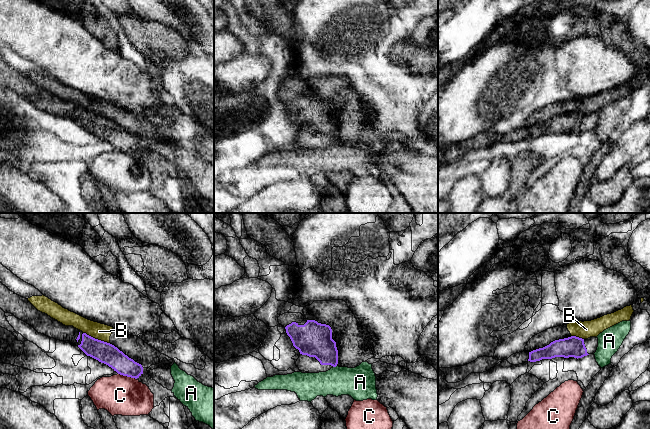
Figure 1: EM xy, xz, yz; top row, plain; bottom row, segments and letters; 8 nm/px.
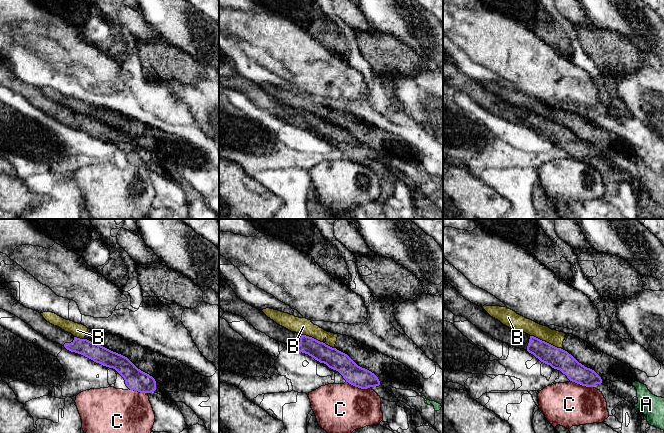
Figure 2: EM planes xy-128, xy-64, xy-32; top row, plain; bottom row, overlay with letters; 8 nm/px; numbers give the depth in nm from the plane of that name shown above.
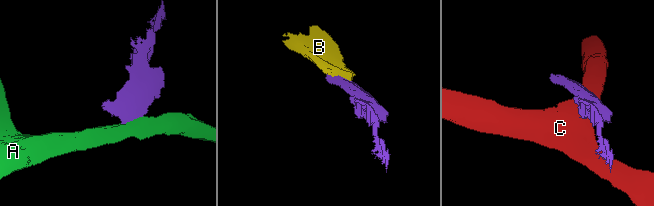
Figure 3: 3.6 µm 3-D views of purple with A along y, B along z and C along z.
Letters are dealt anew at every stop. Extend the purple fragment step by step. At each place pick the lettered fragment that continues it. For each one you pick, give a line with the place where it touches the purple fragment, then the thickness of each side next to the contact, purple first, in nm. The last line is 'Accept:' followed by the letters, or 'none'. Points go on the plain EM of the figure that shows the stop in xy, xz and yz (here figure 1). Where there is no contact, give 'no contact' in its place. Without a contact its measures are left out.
Accept: none

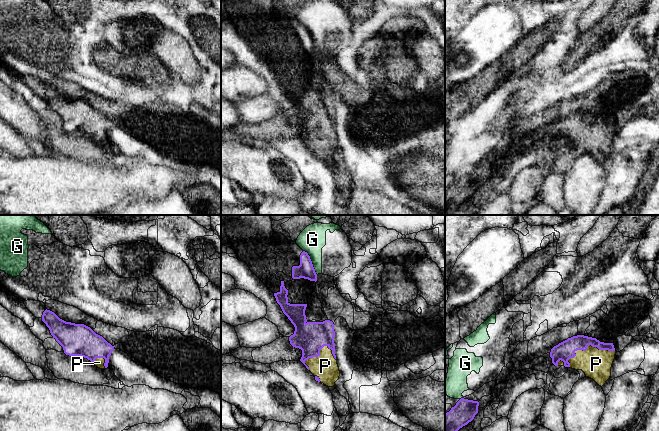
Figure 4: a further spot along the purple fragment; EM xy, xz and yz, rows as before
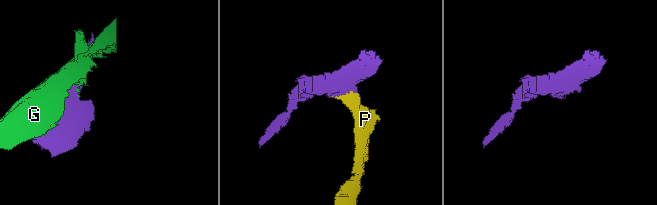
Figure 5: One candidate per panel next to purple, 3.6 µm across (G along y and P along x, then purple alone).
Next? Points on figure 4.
P: contact yz (587, 122); calibres 150 and 240 nm
Accept: P

